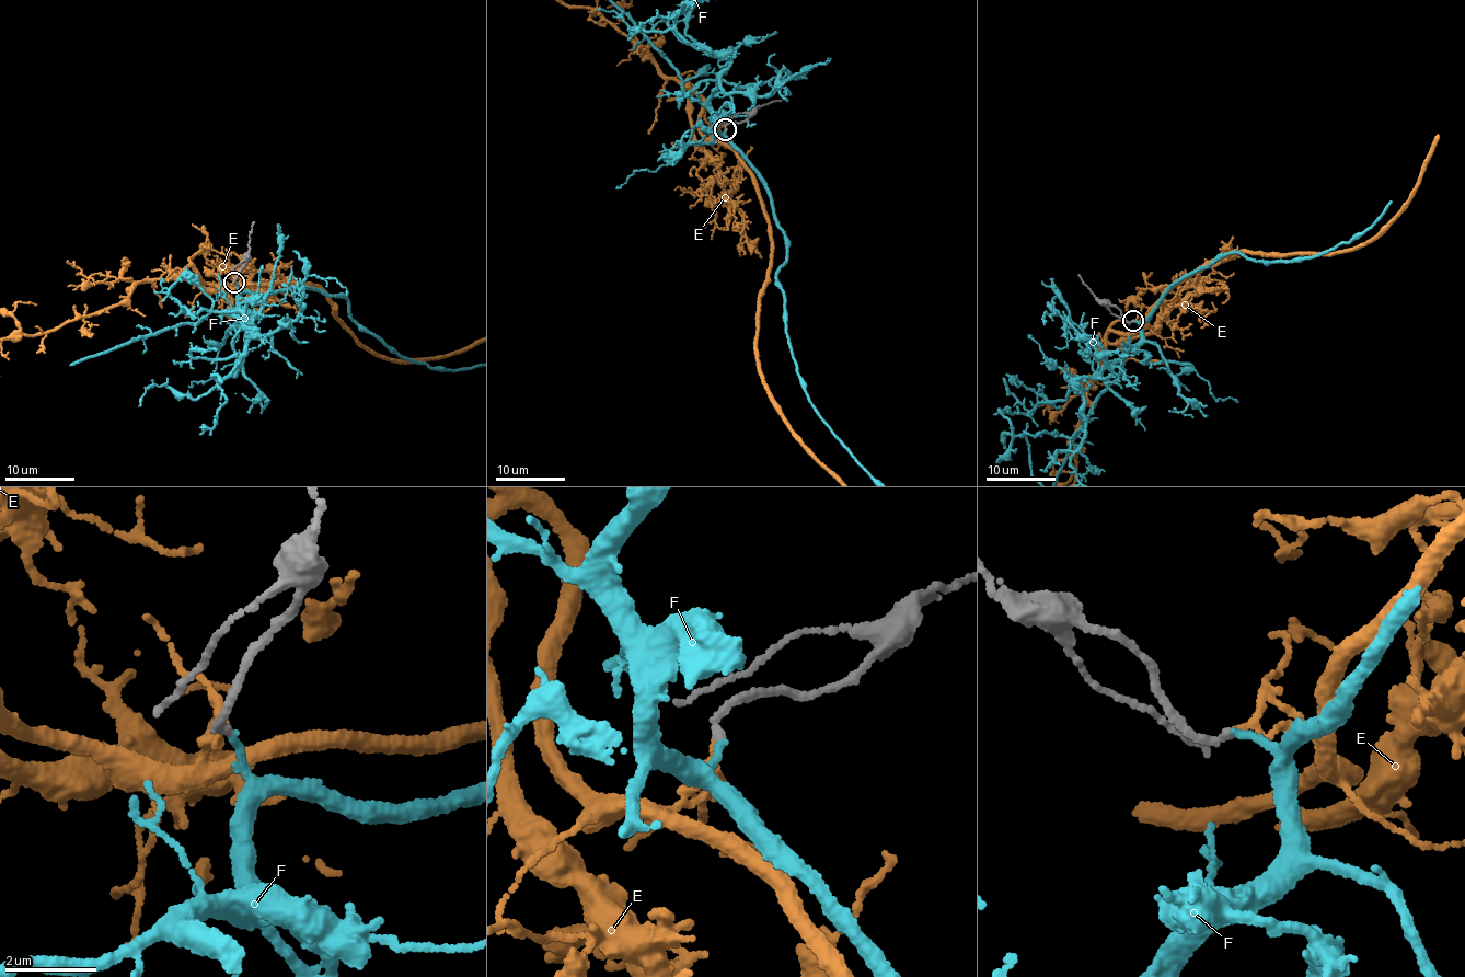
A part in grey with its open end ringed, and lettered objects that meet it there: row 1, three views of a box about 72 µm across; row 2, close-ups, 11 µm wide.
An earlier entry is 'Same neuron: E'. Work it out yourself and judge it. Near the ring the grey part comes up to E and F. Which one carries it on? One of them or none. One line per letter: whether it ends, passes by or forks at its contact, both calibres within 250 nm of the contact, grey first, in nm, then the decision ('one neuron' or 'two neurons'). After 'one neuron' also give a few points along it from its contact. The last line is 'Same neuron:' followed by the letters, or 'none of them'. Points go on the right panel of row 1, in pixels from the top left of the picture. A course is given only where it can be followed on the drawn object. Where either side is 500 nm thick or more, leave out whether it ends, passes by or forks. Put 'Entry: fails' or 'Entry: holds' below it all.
E: it ends there; 180 nm thick on the grey side, 140 nm on the other; one neuron
F: it ends there; 180 nm thick on the grey side, 140 nm on the other; two neurons
Same neuron: E
Entry: holds

